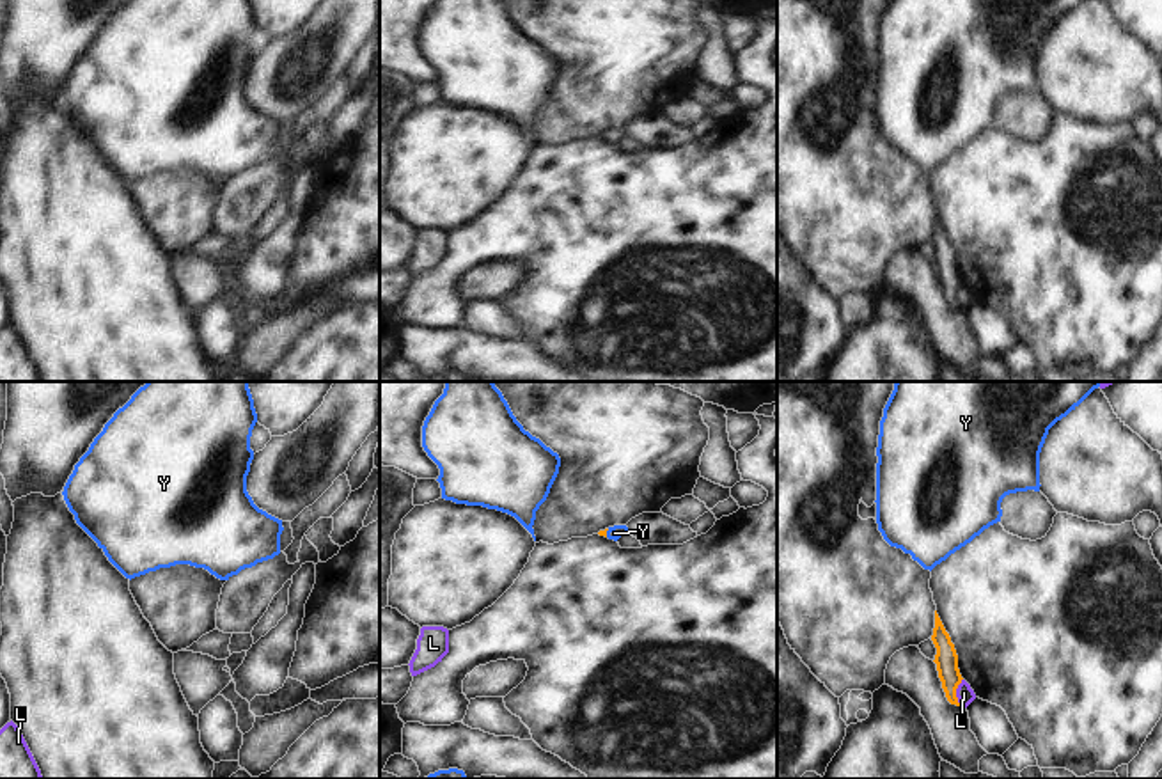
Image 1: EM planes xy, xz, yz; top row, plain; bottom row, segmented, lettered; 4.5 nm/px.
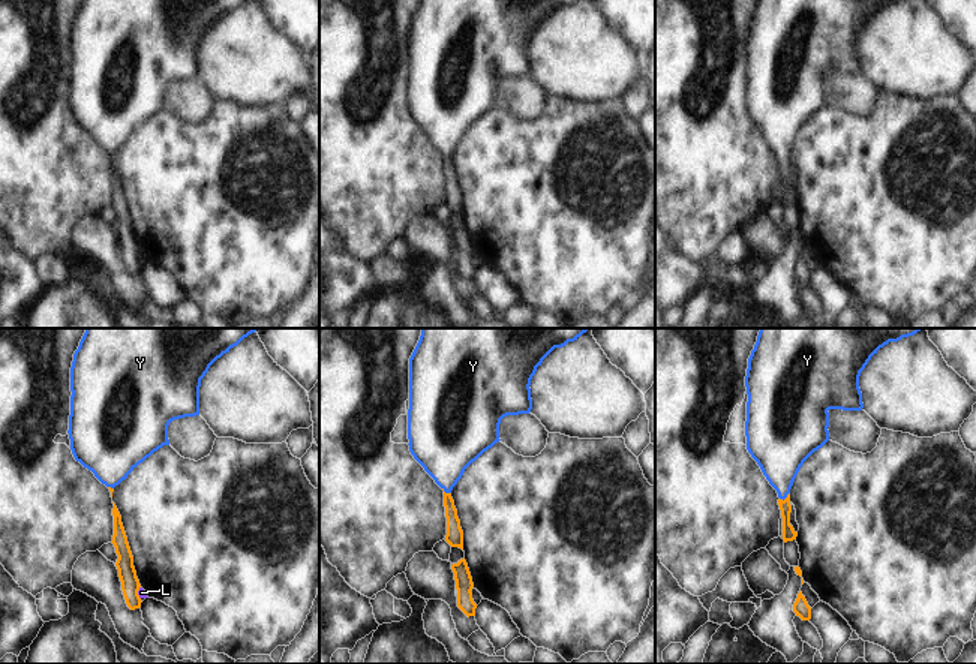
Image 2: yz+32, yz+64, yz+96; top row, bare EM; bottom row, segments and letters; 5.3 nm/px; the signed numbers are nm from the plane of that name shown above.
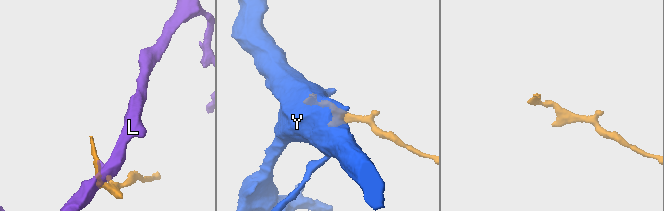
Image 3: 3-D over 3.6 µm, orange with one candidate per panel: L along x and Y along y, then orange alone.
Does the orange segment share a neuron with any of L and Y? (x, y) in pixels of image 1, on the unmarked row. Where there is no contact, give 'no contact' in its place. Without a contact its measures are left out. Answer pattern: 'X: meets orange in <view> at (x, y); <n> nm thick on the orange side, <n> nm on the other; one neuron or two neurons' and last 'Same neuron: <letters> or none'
L: meets orange in yz at (955, 293); 110 nm thick on the orange side, 80 nm on the other; two neurons
Y: meets orange in xz at (605, 135); 30 nm thick on the orange side, 70 nm on the other; one neuron
Same neuron: Y

